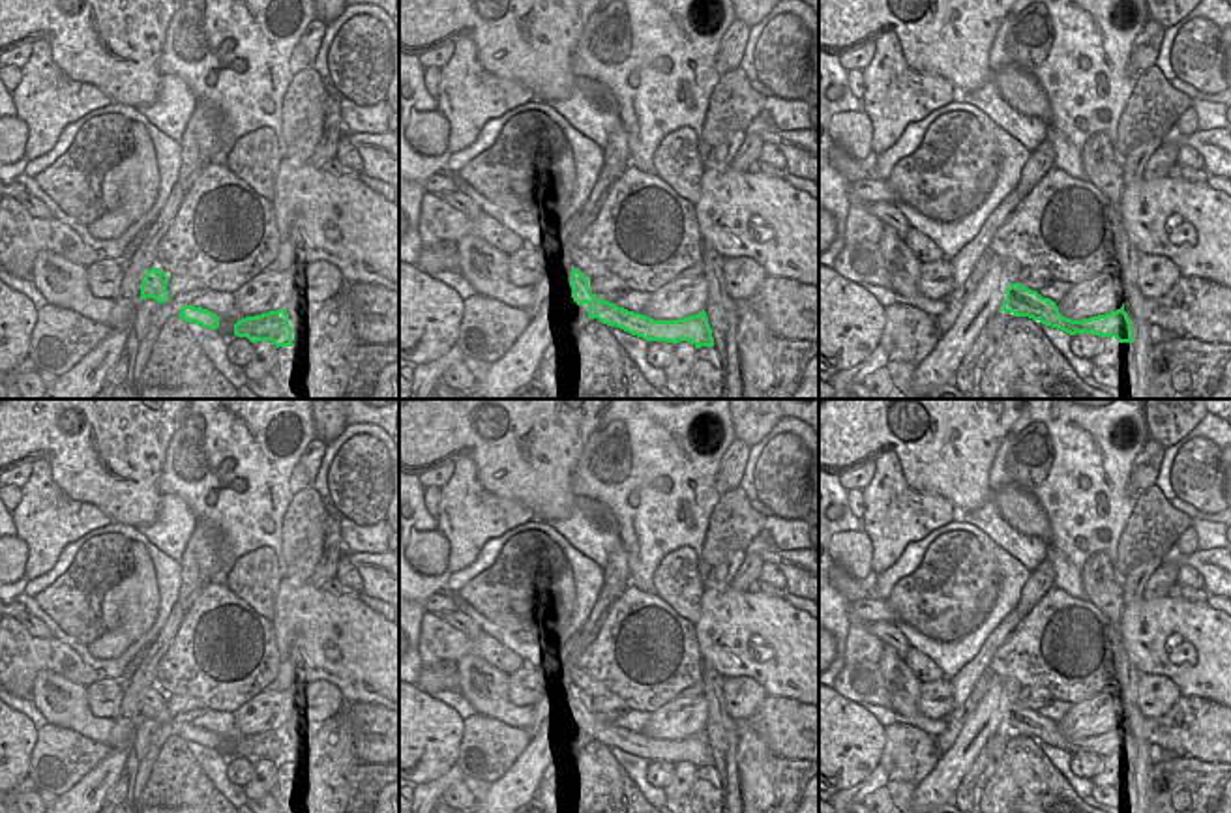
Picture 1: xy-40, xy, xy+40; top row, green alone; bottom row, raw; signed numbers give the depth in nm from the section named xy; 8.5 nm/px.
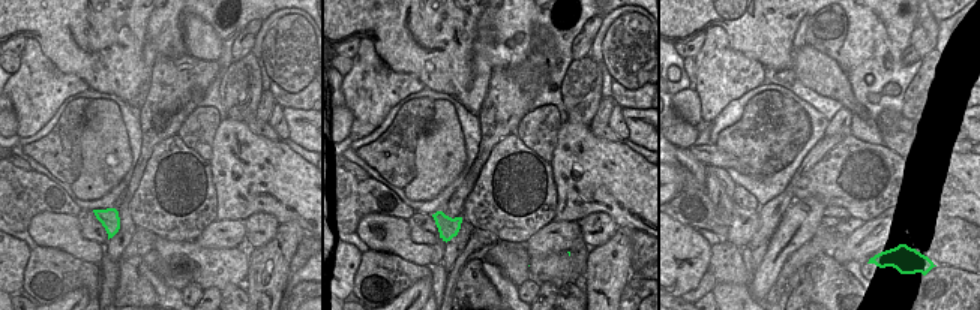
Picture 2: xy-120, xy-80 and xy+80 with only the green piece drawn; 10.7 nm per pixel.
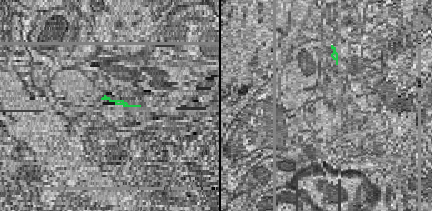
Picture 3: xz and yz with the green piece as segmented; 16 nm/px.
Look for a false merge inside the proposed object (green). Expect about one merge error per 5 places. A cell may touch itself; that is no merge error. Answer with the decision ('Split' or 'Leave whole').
Leave whole.

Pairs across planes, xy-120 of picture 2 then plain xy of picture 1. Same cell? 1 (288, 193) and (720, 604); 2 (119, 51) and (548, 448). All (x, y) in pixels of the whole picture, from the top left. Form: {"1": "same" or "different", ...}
{"1": "same", "2": "same"}

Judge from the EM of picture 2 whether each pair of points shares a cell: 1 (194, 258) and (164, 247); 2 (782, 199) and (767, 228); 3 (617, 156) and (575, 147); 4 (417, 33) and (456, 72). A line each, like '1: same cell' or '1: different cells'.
1: same cell
2: same cell
3: same cell
4: same cell

